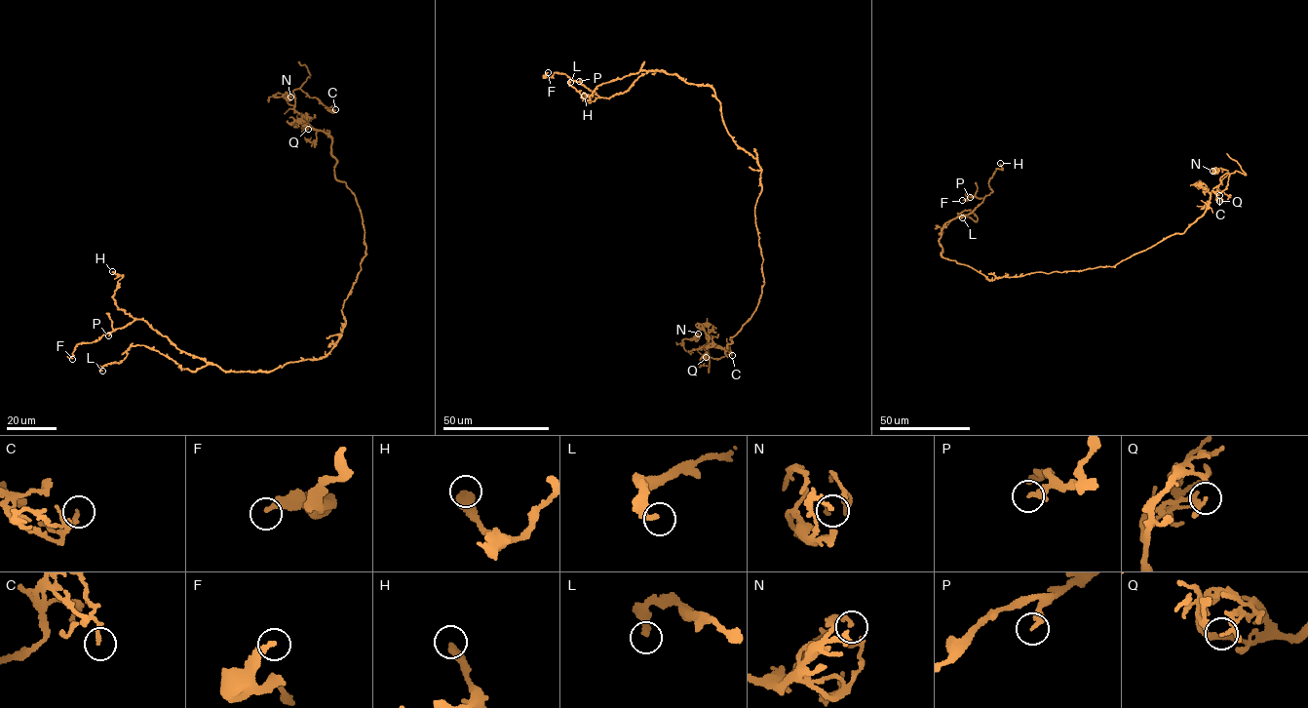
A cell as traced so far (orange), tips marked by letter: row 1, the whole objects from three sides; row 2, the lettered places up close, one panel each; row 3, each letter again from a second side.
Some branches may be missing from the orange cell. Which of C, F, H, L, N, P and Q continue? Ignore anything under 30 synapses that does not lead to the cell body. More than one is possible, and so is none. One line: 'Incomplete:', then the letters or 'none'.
Incomplete: none

